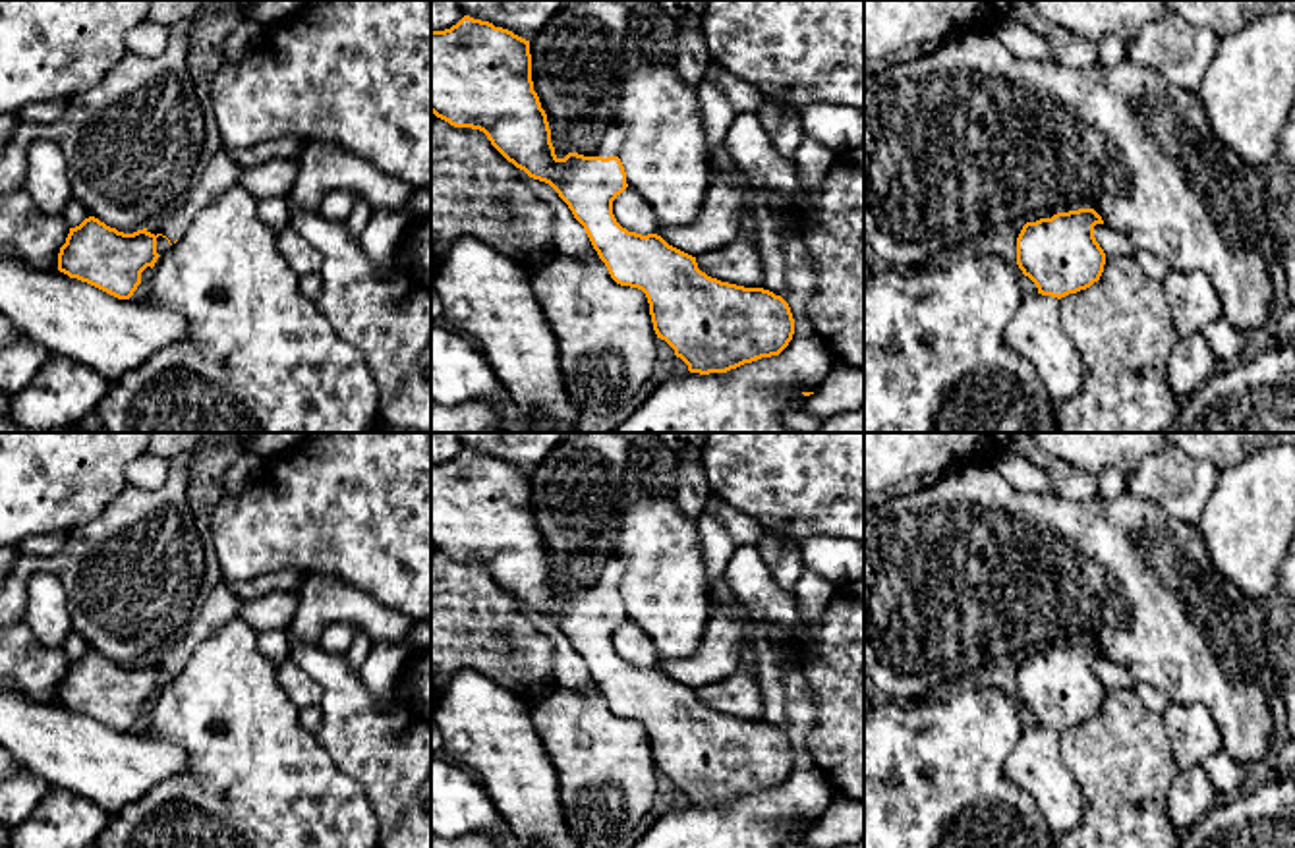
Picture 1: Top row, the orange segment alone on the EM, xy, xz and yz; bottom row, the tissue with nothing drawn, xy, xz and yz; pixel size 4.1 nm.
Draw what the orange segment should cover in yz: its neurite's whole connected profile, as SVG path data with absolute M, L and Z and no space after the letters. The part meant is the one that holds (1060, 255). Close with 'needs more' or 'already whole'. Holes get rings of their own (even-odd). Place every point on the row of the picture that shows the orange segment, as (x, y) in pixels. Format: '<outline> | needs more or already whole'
M1057 209L1032 214L1019 226L1017 265L1042 296L1065 297L1090 288L1100 280L1106 253L1094 238L1094 226L1104 224L1094 209L1061 212Z | needs more

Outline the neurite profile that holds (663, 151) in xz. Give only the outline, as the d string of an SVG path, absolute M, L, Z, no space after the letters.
M655 60L624 70L609 110L611 122L624 129L619 158L626 184L655 211L657 236L694 222L713 174L696 89L676 73L671 60Z

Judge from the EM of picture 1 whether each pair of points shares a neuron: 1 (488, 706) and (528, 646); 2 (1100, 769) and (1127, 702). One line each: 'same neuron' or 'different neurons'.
1: different neurons
2: same neuron

